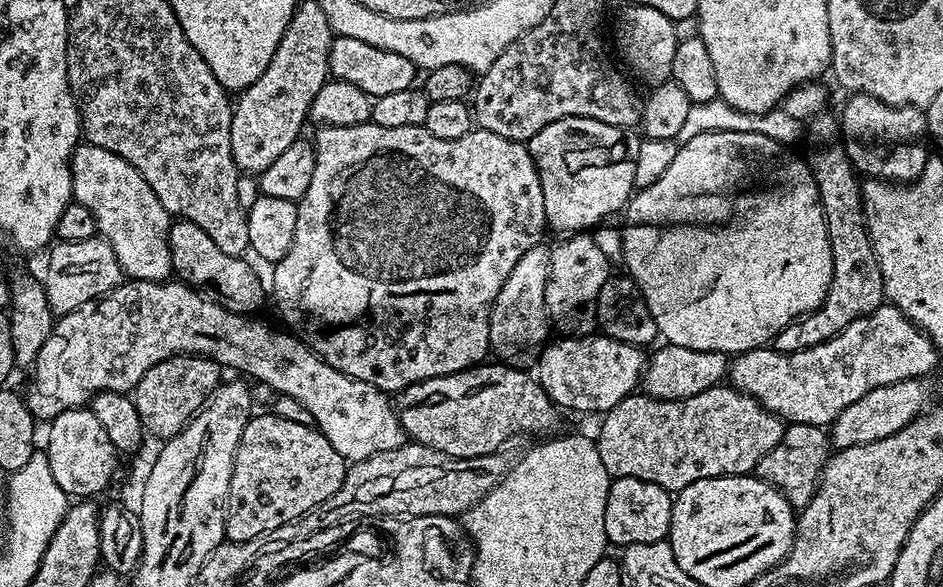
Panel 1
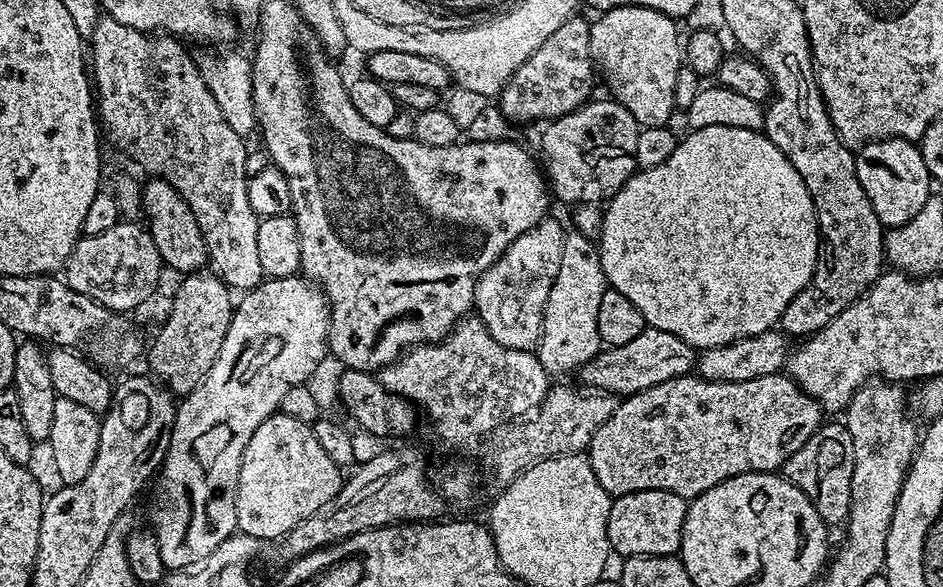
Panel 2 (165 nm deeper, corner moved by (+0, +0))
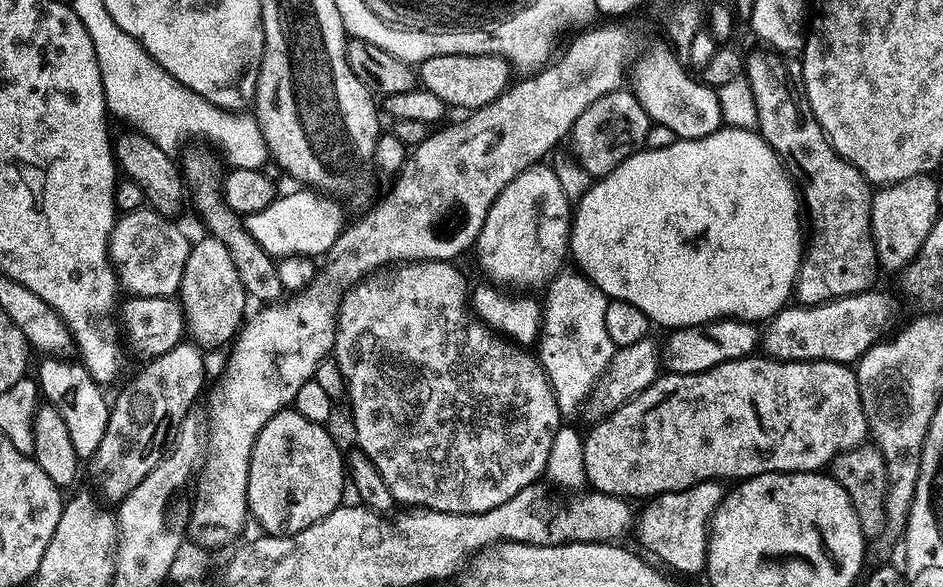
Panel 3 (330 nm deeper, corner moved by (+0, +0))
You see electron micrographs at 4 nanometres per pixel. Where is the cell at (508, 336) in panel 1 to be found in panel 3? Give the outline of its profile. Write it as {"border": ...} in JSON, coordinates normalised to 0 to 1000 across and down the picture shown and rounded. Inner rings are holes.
{"border":[[[580,278],[564,279],[534,319],[532,330],[520,351],[515,378],[505,407],[503,429],[509,434],[509,450],[523,486],[537,491],[573,491],[584,479],[599,455],[598,436],[604,429],[604,397],[609,361],[600,330],[596,330],[592,303]]]}

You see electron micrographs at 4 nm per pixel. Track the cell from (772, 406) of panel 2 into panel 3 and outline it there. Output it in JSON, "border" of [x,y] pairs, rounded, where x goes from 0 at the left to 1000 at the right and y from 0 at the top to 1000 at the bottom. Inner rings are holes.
{"border":[[[786,610],[772,613],[768,620],[757,624],[740,637],[700,637],[687,661],[681,664],[670,681],[666,681],[660,693],[651,698],[639,716],[633,716],[618,744],[619,753],[619,807],[622,823],[631,836],[641,838],[645,845],[671,848],[683,845],[690,848],[700,845],[703,838],[718,838],[735,831],[741,825],[752,821],[784,821],[794,818],[796,811],[812,807],[813,804],[869,804],[879,792],[890,770],[897,770],[917,755],[920,743],[920,722],[917,719],[910,651],[907,632],[898,620],[885,620],[879,613],[820,613],[818,610]]]}

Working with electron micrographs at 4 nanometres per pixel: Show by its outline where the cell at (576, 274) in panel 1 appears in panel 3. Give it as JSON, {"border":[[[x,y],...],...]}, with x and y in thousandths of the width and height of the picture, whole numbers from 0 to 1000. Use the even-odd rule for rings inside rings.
{"border":[[[602,462],[591,463],[580,486],[581,506],[575,511],[575,564],[571,574],[571,612],[598,705],[611,693],[612,700],[620,687],[654,600],[653,588],[647,583],[647,569],[643,569],[645,506],[618,463]]]}

